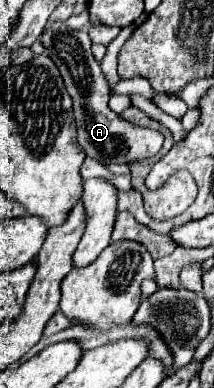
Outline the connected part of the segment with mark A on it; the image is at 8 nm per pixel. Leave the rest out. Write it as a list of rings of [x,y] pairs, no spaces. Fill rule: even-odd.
[[[52,23],[42,33],[42,43],[46,53],[52,57],[60,75],[66,83],[66,91],[74,101],[74,117],[78,125],[78,145],[86,151],[88,157],[98,159],[100,163],[124,163],[132,165],[142,159],[154,157],[164,143],[164,137],[158,131],[140,127],[122,119],[108,107],[108,93],[110,87],[100,71],[100,63],[94,59],[90,51],[90,37],[86,31],[76,31],[60,23]]]

